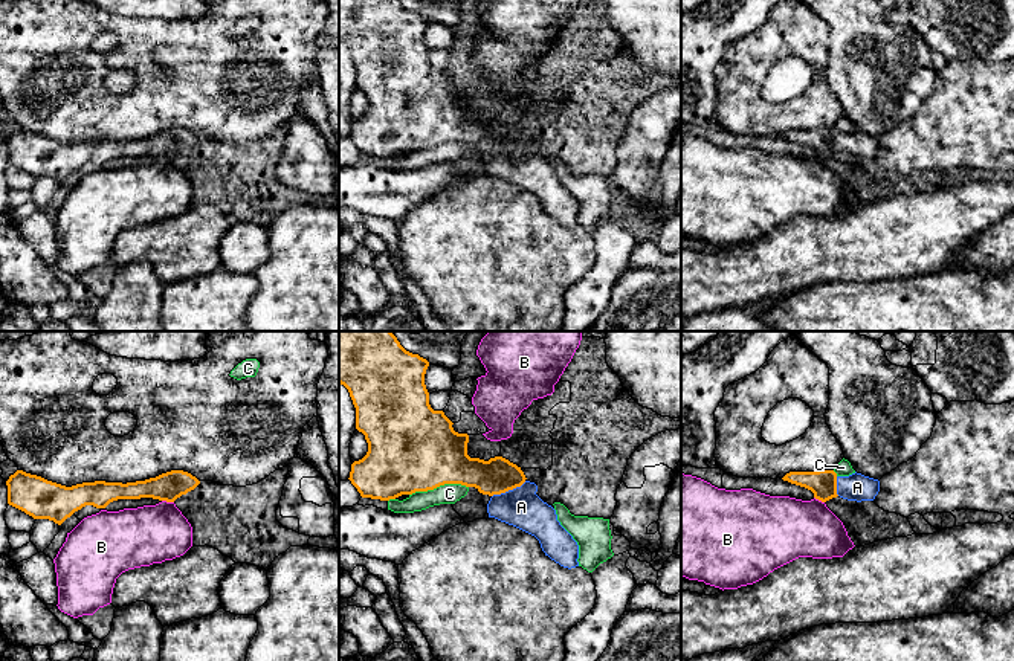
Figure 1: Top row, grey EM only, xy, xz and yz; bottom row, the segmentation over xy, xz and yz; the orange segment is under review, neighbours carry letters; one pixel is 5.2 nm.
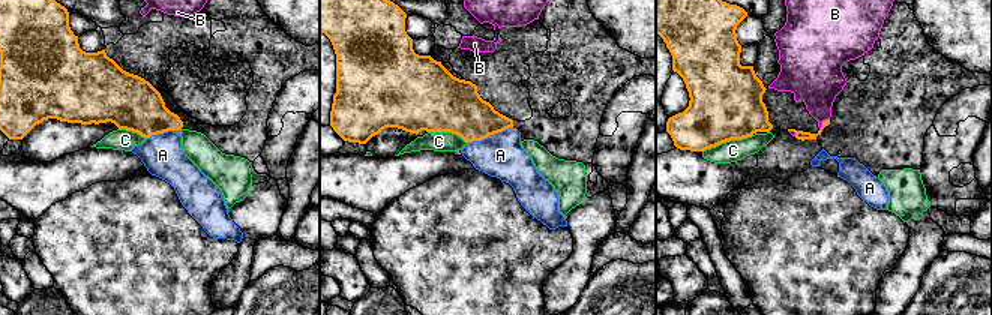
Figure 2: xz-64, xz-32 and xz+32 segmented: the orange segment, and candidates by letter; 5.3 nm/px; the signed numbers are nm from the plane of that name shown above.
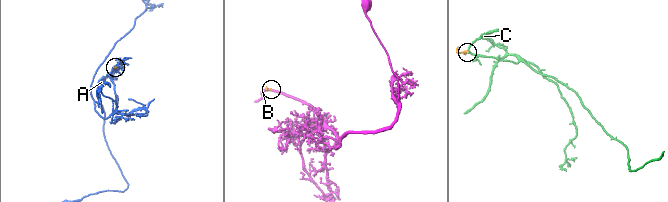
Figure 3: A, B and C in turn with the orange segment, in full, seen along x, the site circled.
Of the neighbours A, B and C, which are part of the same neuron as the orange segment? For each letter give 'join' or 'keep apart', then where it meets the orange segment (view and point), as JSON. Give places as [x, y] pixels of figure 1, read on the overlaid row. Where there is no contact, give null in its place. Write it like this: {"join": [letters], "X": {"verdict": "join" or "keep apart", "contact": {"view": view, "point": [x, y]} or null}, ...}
{"join": ["A"], "A": {"verdict": "join", "contact": {"view": "xz", "point": [509, 489]}}, "B": {"verdict": "keep apart", "contact": {"view": "xy", "point": [168, 501]}}, "C": {"verdict": "keep apart", "contact": {"view": "xz", "point": [439, 486]}}}

